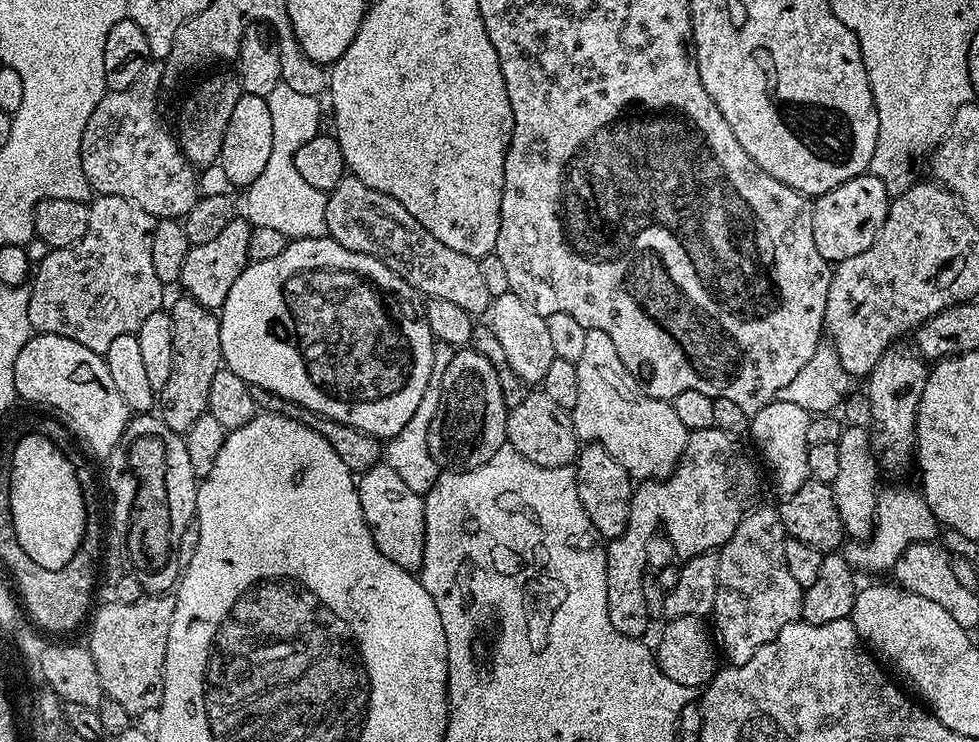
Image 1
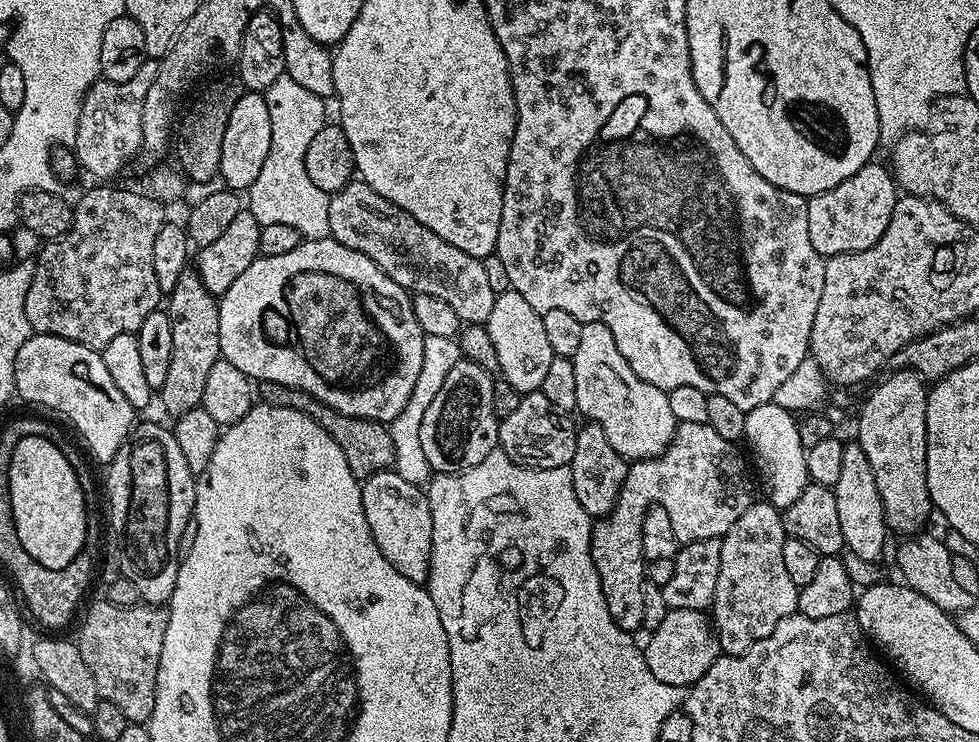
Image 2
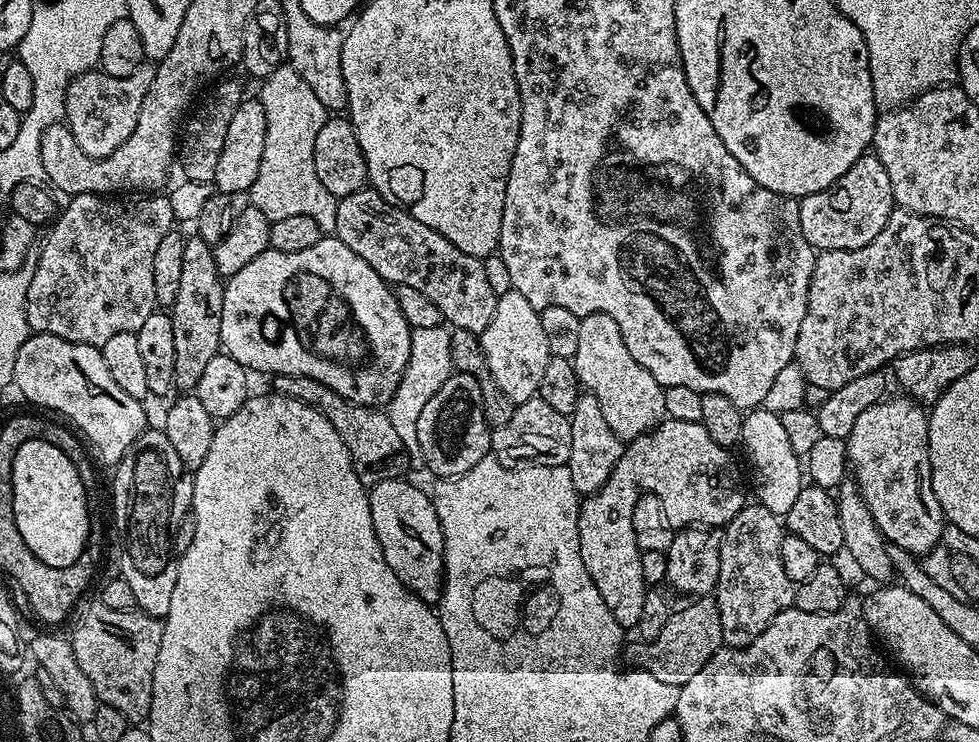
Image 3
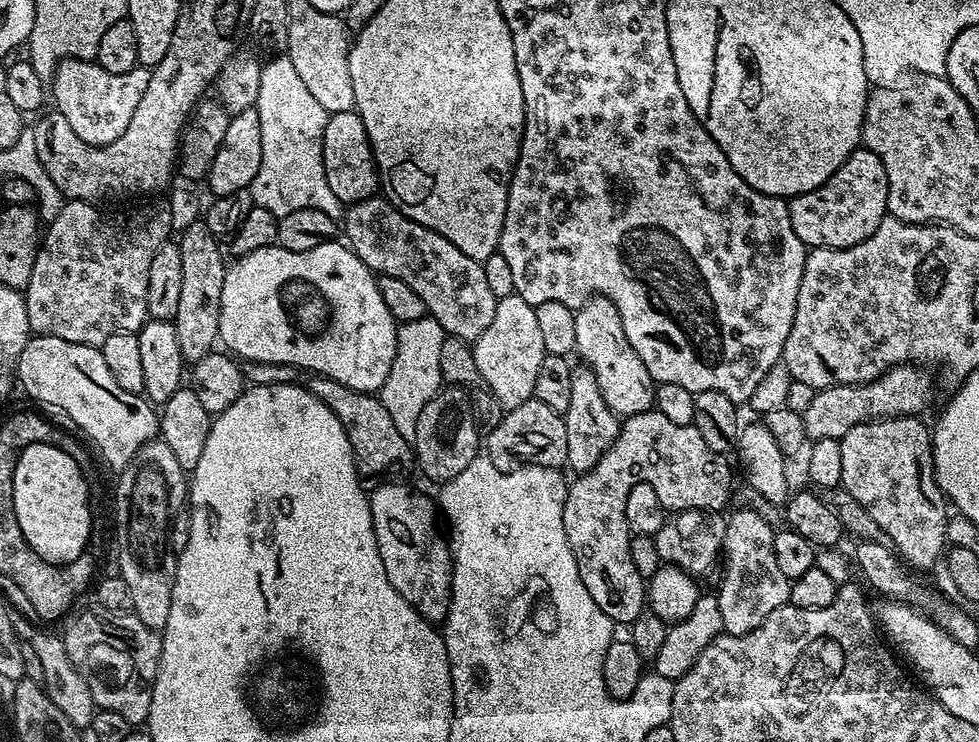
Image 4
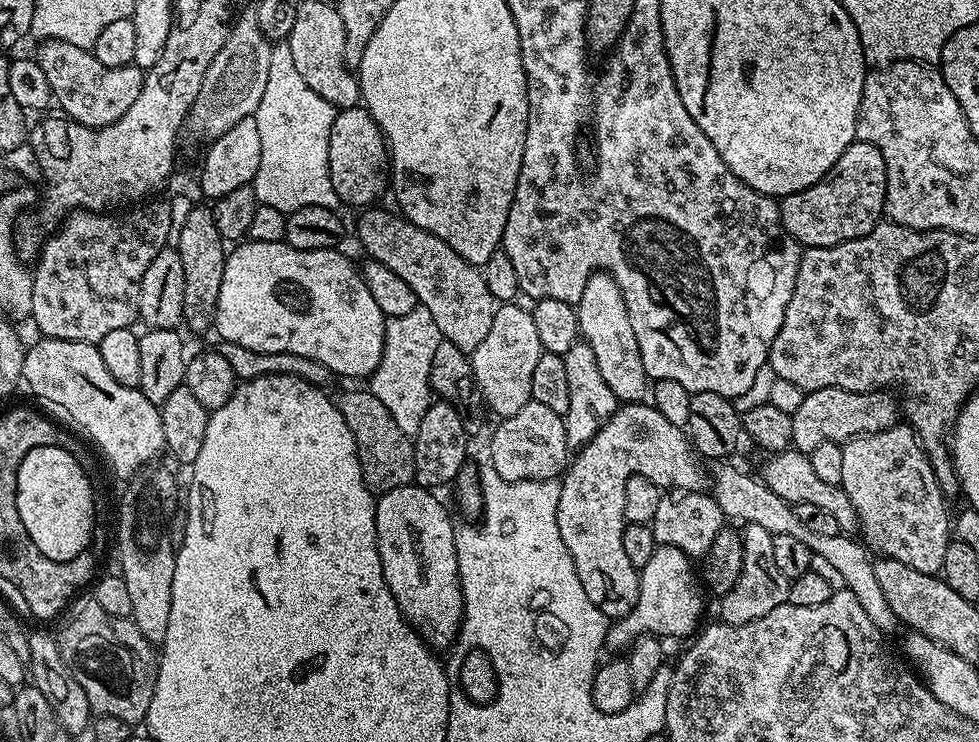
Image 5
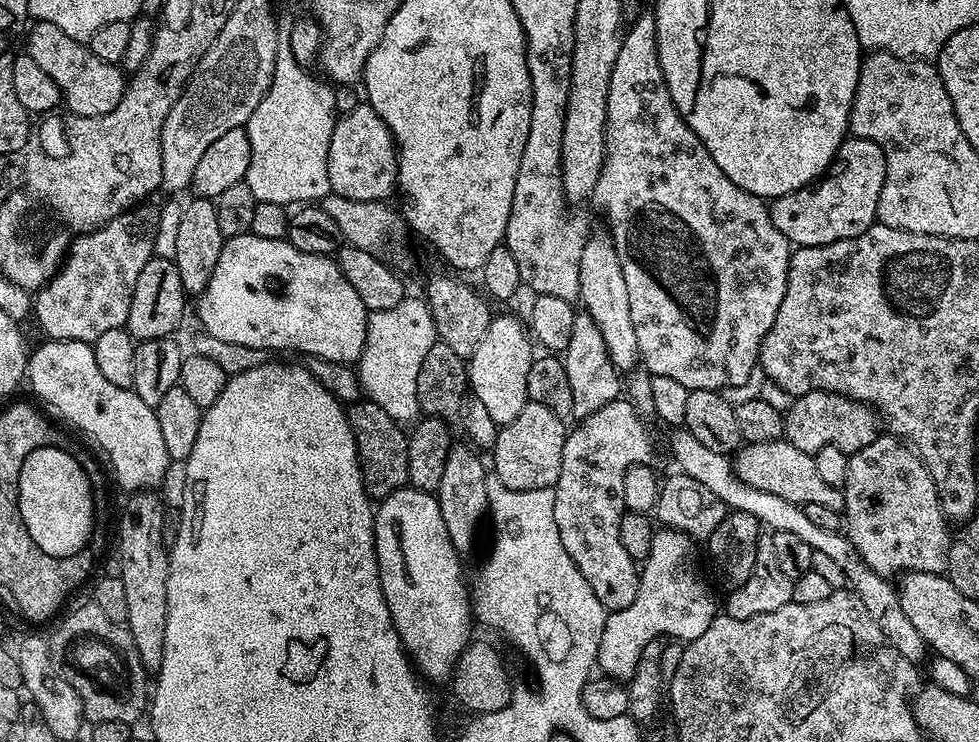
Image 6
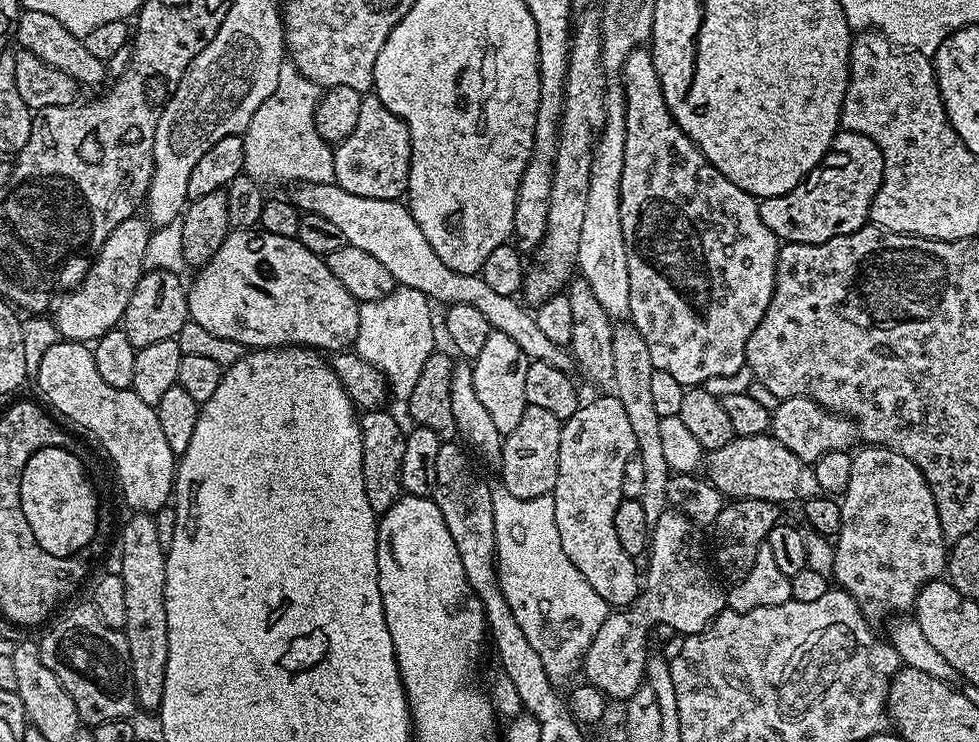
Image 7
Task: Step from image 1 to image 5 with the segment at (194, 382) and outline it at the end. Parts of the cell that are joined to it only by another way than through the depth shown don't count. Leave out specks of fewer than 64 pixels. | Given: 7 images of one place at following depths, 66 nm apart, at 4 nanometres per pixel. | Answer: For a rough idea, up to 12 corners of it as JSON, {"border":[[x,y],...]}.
{"border":[[193,206],[174,241],[183,323],[214,324],[226,242],[211,207]]}

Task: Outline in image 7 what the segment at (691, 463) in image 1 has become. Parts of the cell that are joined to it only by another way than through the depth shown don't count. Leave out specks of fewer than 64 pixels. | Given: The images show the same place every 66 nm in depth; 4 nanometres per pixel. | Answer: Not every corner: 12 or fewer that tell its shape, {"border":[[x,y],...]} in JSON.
{"border":[[615,394],[560,425],[551,494],[578,574],[616,610],[642,591],[614,510],[636,455]]}

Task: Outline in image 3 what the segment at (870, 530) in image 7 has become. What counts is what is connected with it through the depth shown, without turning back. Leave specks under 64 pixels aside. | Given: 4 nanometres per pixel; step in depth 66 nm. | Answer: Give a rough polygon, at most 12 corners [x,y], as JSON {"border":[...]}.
{"border":[[892,394],[846,437],[851,475],[901,553],[941,543],[928,412]]}

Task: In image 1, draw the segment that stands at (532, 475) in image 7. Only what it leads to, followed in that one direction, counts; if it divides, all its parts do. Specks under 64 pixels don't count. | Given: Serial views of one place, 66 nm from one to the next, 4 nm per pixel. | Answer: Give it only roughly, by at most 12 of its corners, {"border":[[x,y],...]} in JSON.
{"border":[[529,391],[510,409],[507,443],[567,468],[578,453],[569,409]]}

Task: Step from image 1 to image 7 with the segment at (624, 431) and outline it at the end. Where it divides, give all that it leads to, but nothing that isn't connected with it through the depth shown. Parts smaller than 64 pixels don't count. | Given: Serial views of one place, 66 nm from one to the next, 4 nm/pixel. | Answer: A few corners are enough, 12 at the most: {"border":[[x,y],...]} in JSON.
{"border":[[620,86],[590,166],[579,275],[611,318],[628,316],[630,270],[620,183],[626,106]]}

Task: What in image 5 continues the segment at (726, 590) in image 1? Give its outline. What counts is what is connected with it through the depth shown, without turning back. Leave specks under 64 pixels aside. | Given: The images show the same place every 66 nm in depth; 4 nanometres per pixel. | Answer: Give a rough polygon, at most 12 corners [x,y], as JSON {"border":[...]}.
{"border":[[742,528],[742,574],[719,601],[725,624],[786,603],[770,530]]}

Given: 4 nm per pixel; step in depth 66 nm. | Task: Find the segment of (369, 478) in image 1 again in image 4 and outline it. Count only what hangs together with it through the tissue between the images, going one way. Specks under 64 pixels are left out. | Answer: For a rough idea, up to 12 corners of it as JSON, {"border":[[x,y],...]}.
{"border":[[404,482],[371,489],[390,586],[440,622],[452,550],[433,497]]}

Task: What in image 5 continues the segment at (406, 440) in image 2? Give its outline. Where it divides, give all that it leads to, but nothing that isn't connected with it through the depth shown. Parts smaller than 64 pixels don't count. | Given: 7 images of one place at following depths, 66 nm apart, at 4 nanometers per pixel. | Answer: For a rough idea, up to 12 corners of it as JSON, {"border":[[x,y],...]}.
{"border":[[430,310],[384,321],[370,390],[413,438],[434,403]]}

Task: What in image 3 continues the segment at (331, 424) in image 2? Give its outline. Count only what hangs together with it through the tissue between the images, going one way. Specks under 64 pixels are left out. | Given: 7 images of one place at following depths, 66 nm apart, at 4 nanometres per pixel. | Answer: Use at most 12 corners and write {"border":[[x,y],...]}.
{"border":[[272,376],[275,395],[323,412],[366,486],[410,457],[387,411],[314,378]]}

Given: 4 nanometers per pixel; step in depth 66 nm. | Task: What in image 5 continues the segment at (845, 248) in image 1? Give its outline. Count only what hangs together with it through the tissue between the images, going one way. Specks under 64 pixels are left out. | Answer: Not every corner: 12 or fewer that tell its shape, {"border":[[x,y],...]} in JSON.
{"border":[[856,140],[779,201],[797,244],[862,238],[885,215],[886,162]]}

